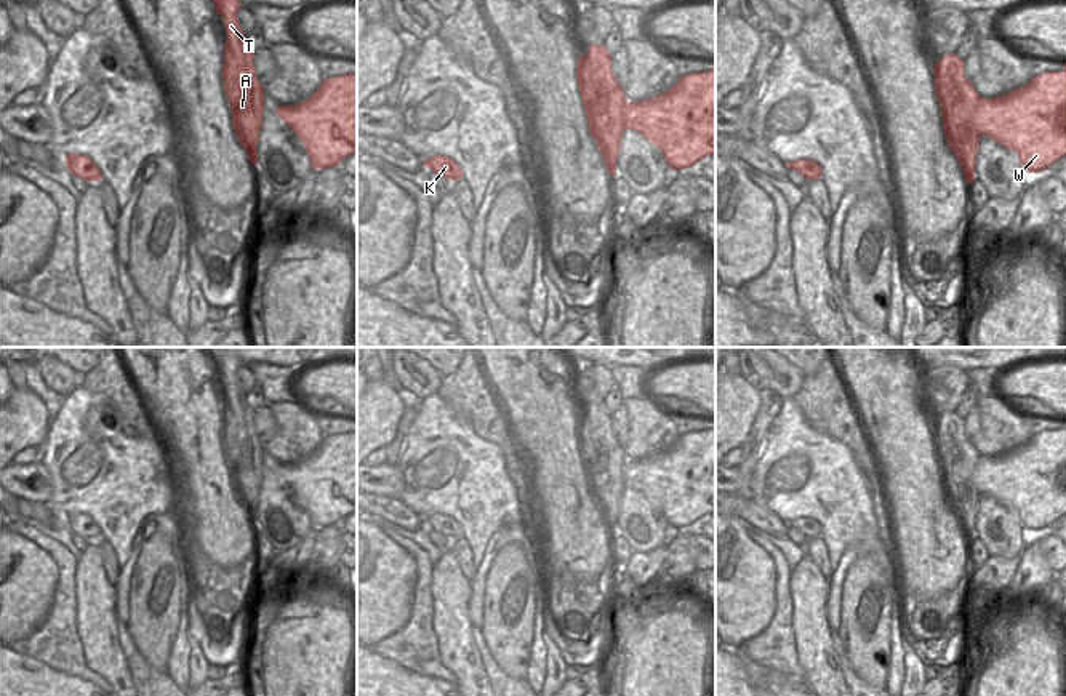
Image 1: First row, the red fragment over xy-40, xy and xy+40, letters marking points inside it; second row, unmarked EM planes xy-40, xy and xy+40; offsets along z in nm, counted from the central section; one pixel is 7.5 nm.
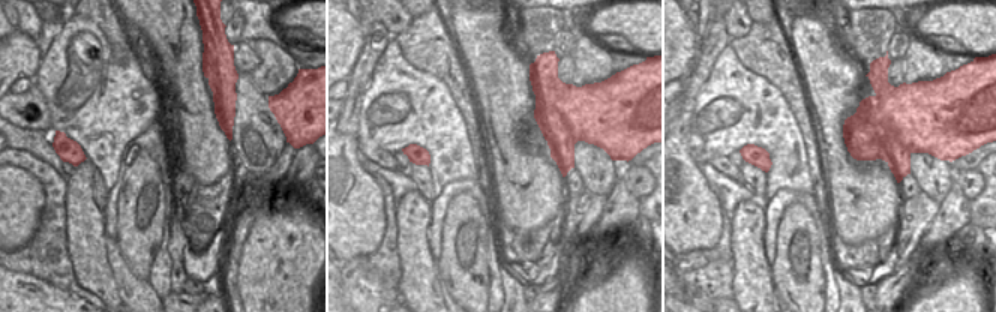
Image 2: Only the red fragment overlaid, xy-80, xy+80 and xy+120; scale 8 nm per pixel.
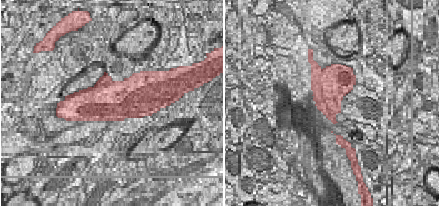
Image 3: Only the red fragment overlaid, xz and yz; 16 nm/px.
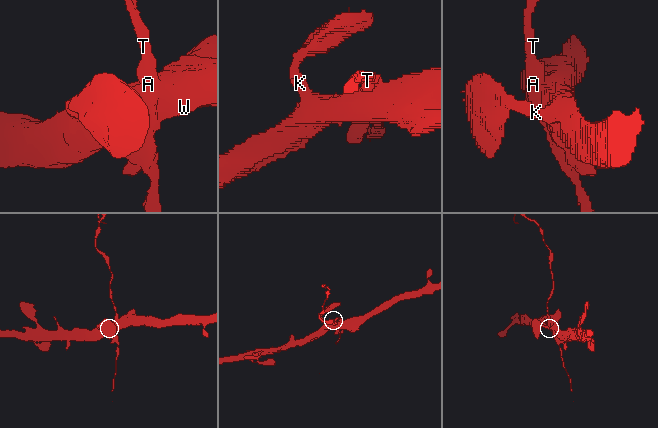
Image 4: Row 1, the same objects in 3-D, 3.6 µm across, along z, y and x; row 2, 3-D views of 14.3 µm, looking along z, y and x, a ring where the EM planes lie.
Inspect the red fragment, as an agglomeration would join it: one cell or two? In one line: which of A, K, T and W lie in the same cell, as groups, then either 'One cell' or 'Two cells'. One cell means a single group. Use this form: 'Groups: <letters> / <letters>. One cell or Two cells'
Groups: A T / K W. Two cells.

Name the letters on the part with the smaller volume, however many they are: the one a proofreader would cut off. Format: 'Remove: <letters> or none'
Remove: A, T.

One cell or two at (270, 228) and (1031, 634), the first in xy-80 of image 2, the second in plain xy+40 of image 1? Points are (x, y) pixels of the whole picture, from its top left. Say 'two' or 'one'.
one

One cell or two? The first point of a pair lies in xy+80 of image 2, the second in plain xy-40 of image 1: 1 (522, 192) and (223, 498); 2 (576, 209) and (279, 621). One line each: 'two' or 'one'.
1: one
2: two

